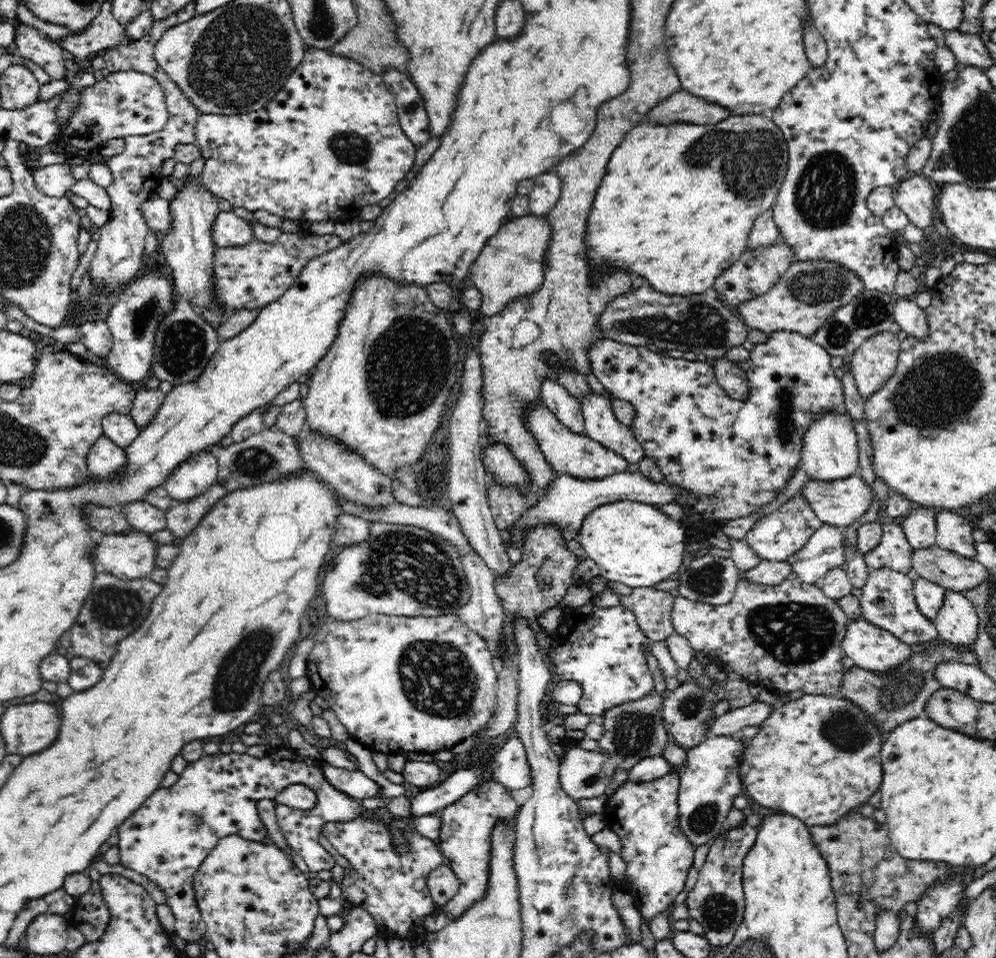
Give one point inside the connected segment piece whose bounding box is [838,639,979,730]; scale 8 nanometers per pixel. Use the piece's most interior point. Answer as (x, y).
(894, 697)

